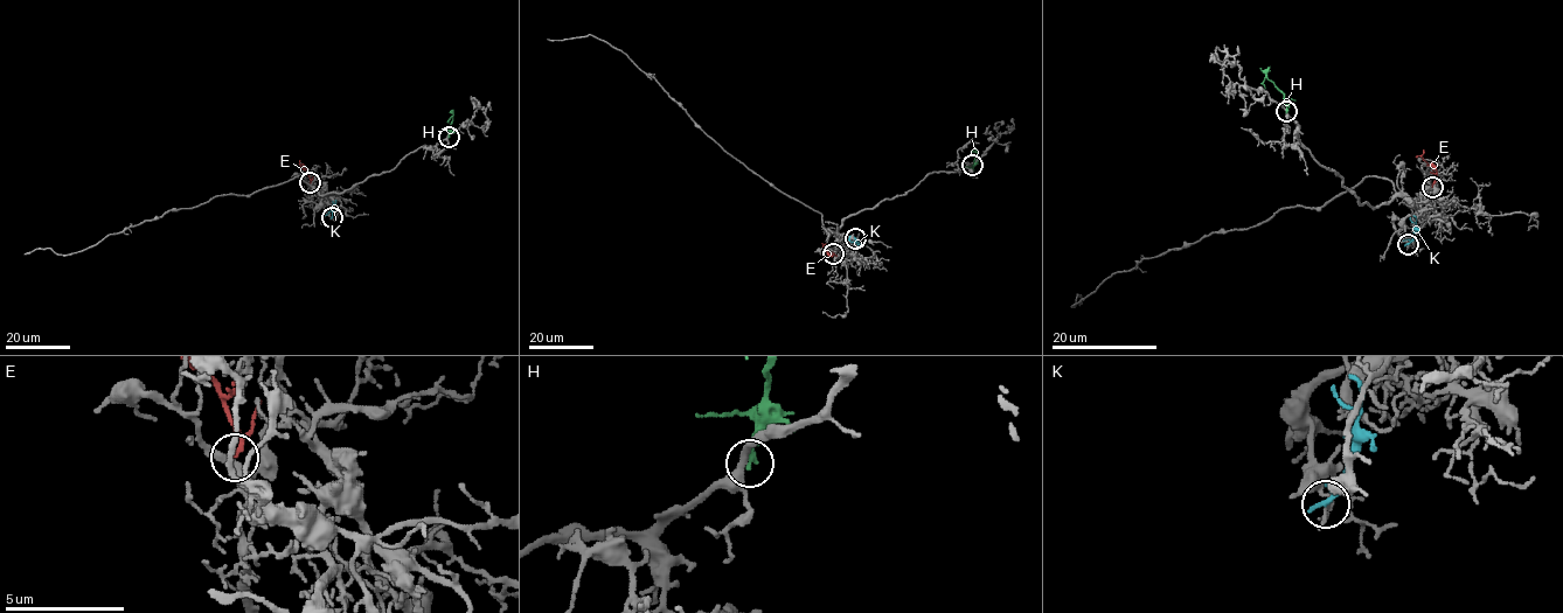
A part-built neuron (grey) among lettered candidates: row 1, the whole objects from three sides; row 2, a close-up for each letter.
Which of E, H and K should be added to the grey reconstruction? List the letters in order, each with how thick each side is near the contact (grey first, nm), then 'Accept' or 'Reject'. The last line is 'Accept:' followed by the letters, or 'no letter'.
E: Thickness 340 nm (grey) against 190 nm. Accept
H: Thickness 240 nm (grey) against 240 nm. Reject
K: Thickness 130 nm (grey) against 240 nm. Reject
Accept: E

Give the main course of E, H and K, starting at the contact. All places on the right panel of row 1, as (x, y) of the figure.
E: (1432, 187), (1436, 172), (1417, 157)
H: (1287, 111), (1283, 92), (1265, 78), (1265, 89)
K: (1408, 244), (1415, 230), (1414, 215)

